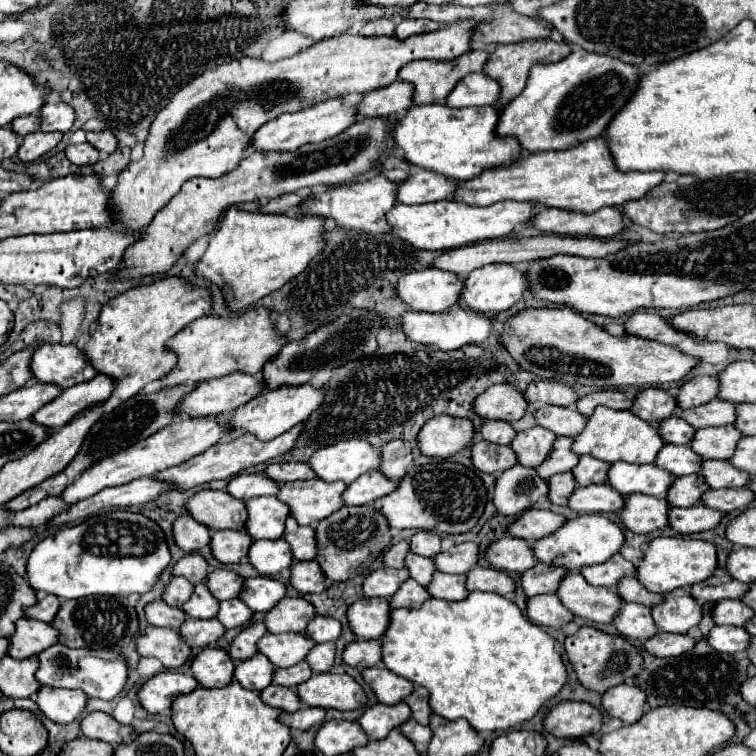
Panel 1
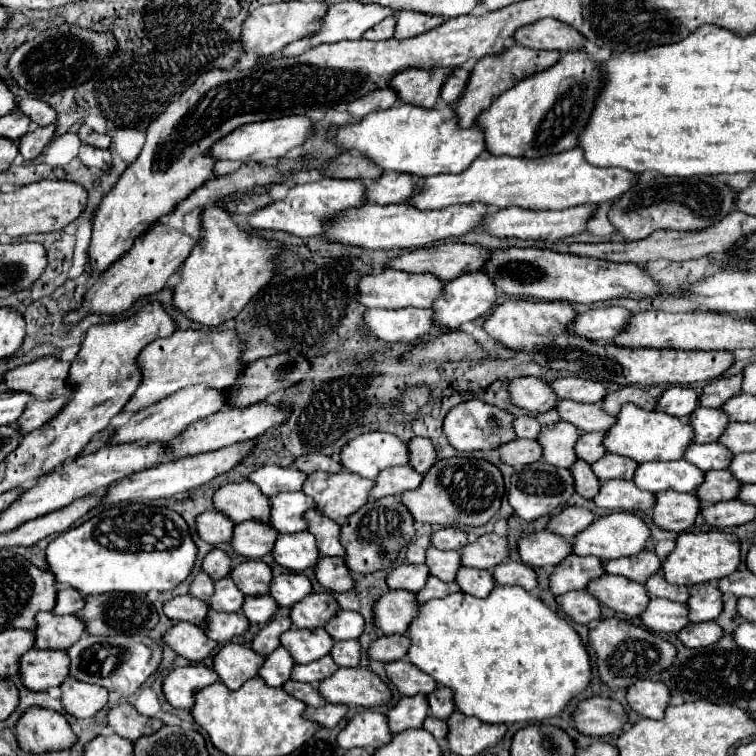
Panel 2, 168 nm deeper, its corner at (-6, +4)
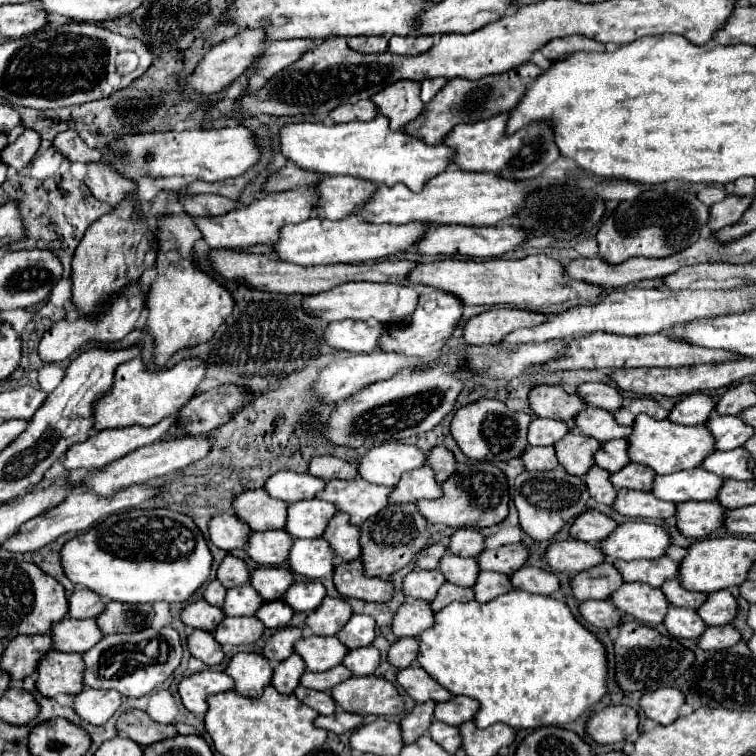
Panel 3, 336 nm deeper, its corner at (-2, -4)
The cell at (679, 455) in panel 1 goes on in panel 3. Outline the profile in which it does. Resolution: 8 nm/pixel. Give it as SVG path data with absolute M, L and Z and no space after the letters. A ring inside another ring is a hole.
M739 447L739 449L733 449L733 451L713 451L711 457L707 457L707 459L703 461L703 467L709 469L711 473L717 473L719 477L721 477L721 475L733 475L735 479L753 479L753 473L751 473L753 465L755 465L755 461L753 461L751 455L749 455L745 449L741 449L741 447Z

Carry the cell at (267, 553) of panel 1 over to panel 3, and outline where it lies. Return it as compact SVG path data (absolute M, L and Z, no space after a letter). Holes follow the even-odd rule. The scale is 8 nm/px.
M323 537L295 539L287 555L289 569L307 579L321 579L333 575L333 551Z

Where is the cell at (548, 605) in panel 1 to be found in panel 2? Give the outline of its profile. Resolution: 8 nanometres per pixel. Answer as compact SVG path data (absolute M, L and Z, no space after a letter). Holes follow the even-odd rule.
M573 591L557 597L563 611L577 623L591 623L601 619L601 603L589 591Z

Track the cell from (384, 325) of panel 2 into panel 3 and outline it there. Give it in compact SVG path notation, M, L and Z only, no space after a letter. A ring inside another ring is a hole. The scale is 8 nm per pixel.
M337 321L337 323L329 323L329 327L325 329L325 339L335 349L345 349L353 353L371 353L379 349L377 341L381 341L381 333L385 331L385 327L387 325L379 321Z

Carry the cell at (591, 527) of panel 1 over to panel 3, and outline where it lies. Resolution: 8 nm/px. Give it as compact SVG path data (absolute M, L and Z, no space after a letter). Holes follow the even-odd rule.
M627 521L617 525L617 529L599 541L599 549L607 559L657 559L665 555L669 545L669 535L647 521Z

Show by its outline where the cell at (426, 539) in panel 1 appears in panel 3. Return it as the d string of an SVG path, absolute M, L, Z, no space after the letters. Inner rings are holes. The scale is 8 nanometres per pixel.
M457 529L449 537L447 551L459 557L477 557L483 551L483 535L477 529Z

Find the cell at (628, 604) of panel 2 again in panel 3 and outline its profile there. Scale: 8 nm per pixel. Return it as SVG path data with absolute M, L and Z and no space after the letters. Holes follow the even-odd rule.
M623 583L611 593L609 601L621 613L631 615L645 625L659 625L669 607L661 589L653 589L645 583Z

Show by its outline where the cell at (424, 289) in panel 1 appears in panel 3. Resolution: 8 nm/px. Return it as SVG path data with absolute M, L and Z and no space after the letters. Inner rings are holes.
M345 283L337 285L329 291L309 295L305 301L305 311L317 315L323 321L343 321L343 319L377 319L381 323L397 323L401 317L407 317L417 307L417 291L411 285L395 285L395 283Z

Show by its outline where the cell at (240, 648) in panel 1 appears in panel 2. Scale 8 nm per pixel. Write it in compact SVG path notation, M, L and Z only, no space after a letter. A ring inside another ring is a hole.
M275 617L267 627L263 627L257 635L255 635L255 639L253 639L253 651L255 653L259 653L259 655L269 655L269 653L273 653L279 645L281 645L281 641L279 641L279 637L281 637L281 633L285 633L287 629L291 629L291 619L287 617L287 619L281 619L281 617Z

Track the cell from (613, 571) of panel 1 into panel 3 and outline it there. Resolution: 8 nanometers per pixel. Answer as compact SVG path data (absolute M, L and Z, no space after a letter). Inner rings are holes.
M659 557L653 561L615 561L613 565L621 573L623 581L639 581L651 587L661 587L665 579L677 577L677 563L669 557Z

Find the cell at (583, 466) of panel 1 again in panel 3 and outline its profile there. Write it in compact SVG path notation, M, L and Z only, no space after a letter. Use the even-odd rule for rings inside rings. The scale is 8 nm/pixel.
M629 463L625 465L625 469L621 469L619 473L611 473L613 487L615 489L637 489L637 491L651 491L653 485L653 469L637 465L637 463Z

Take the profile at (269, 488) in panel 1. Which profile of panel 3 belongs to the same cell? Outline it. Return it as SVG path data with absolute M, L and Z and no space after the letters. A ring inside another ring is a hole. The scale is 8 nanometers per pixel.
M279 471L269 481L265 481L263 489L269 493L269 497L309 497L313 499L317 491L325 487L325 481L319 477L313 477L309 473L293 473L293 471Z

